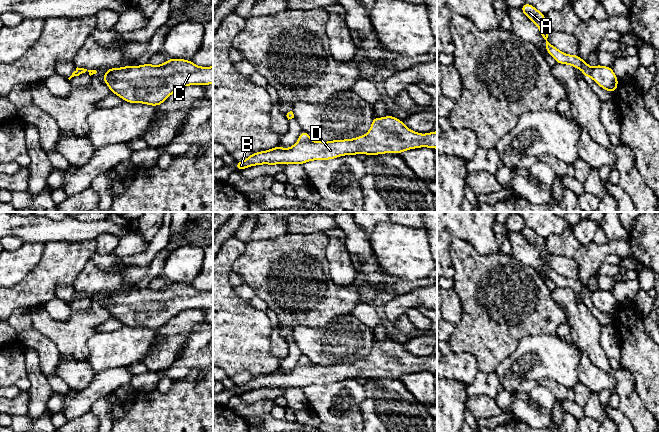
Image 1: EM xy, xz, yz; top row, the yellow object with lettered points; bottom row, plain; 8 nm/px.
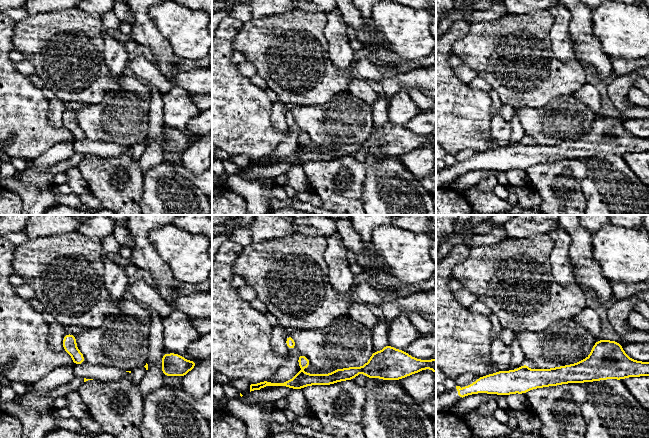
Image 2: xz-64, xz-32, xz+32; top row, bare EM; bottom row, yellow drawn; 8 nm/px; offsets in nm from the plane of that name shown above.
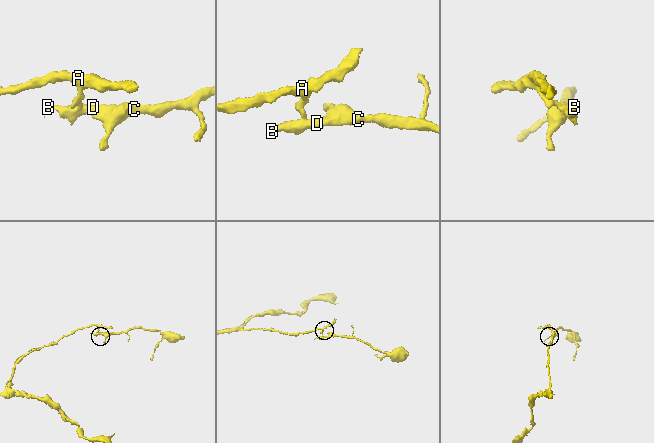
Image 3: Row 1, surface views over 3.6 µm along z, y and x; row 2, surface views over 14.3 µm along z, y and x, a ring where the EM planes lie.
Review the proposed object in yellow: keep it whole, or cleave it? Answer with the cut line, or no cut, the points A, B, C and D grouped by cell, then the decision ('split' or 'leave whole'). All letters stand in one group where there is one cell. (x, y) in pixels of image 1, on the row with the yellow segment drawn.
cut xz (299, 140), (309, 142); groups A / B C D; split

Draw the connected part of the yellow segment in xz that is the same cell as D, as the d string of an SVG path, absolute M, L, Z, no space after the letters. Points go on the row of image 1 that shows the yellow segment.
M392 115L372 120L370 130L364 136L354 139L333 140L330 142L298 141L284 149L279 145L273 149L251 154L246 160L236 162L238 171L261 164L304 164L311 160L328 160L343 155L377 155L384 153L400 154L402 151L419 147L437 148L437 132L419 134L409 130L402 120Z

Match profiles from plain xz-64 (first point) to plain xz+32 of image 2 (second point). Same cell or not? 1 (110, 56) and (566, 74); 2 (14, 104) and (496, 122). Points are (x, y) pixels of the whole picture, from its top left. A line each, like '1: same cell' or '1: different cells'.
1: different cells
2: different cells

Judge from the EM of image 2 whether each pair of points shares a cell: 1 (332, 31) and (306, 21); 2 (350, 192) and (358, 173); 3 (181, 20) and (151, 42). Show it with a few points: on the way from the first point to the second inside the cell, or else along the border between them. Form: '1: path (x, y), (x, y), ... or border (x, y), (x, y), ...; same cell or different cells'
1: border (325, 13), (324, 36), (328, 44), (327, 51); different cells
2: path (350, 187), (354, 182), (354, 178); same cell
3: border (148, 14), (158, 31), (170, 45), (174, 54); different cells

